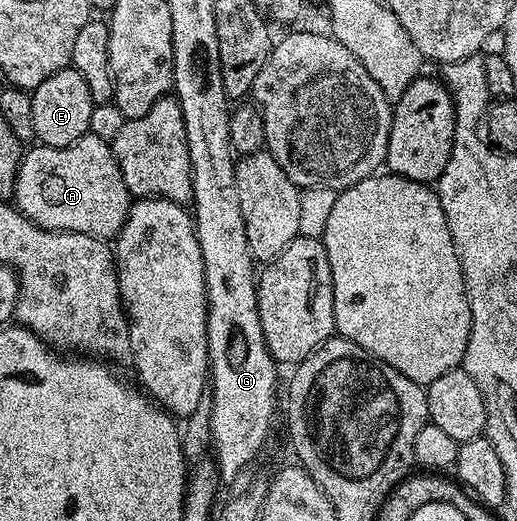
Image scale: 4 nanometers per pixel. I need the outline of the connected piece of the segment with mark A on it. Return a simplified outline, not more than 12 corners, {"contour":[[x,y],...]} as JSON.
{"contour":[[89,132],[36,144],[16,209],[44,230],[115,239],[134,198]]}

